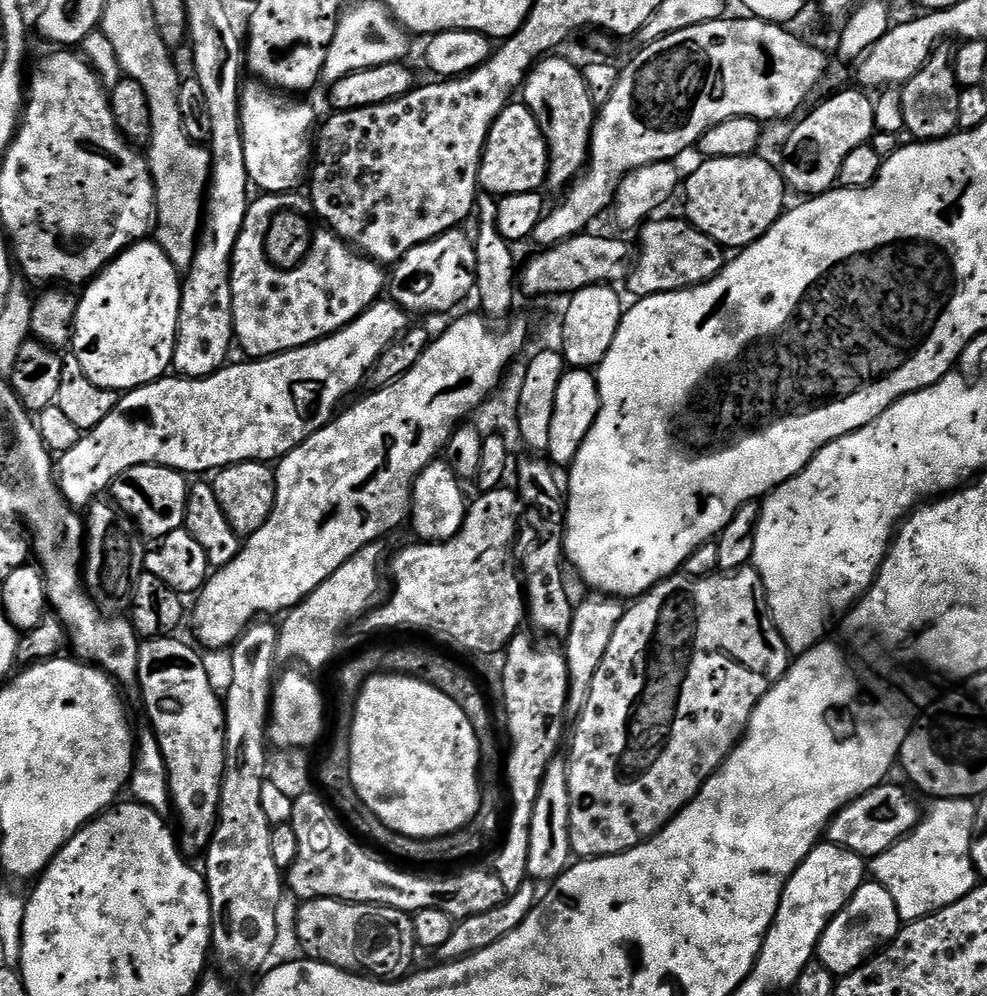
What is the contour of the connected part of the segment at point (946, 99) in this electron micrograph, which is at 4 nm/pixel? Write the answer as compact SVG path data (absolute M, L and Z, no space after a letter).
M942 42L932 52L932 57L924 64L922 70L918 70L918 74L914 74L914 78L910 78L902 85L900 97L902 98L902 114L904 115L904 126L907 135L916 136L917 141L922 140L941 140L943 136L950 136L953 132L960 128L958 122L958 94L961 86L954 78L954 55L953 45L948 42Z

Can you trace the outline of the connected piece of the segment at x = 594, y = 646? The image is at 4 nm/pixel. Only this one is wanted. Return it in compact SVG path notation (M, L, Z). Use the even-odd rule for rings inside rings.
M592 594L589 600L584 600L575 605L572 613L572 626L568 631L564 648L567 658L568 677L568 713L578 716L589 698L590 686L593 685L594 676L602 658L606 658L606 650L610 647L610 638L614 638L614 630L618 630L618 622L622 622L624 609L623 599L603 594Z

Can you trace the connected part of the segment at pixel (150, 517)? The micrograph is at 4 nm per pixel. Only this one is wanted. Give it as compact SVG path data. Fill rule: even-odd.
M143 464L126 470L126 474L118 474L118 478L112 483L110 496L116 507L134 521L141 536L149 541L159 542L166 534L185 527L189 491L190 480L185 473L157 464Z

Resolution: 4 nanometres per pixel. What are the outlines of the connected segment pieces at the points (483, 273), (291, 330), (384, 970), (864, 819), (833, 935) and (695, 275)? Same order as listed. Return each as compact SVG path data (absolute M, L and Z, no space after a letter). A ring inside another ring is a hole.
M480 194L476 197L474 209L475 219L480 219L480 225L474 231L474 243L476 246L476 290L475 295L480 296L479 311L489 321L507 321L513 315L512 307L516 304L516 292L518 296L518 264L516 268L516 256L512 253L513 245L502 234L498 234L496 219L498 218L497 197Z
M273 192L260 194L249 203L246 222L242 222L242 234L238 234L238 242L232 255L232 313L234 322L232 330L237 345L244 347L244 356L261 360L274 354L282 354L286 350L301 348L312 344L315 340L326 338L338 330L342 330L354 318L361 316L370 305L381 299L386 292L386 272L375 260L357 252L330 231L316 240L311 259L304 259L294 269L279 269L272 272L268 264L264 264L264 256L260 256L260 236L264 236L264 224L268 224L268 216L272 216L276 208L283 203L293 203L296 192Z
M305 900L296 912L296 936L304 947L303 955L347 972L373 978L401 979L413 971L418 945L412 916L381 904L351 904L345 900Z
M882 783L874 790L854 798L854 802L850 802L842 810L838 810L835 818L828 823L827 843L839 848L848 848L854 854L865 858L874 858L890 850L890 846L912 833L922 819L922 808L916 805L915 798L911 796L913 793L907 787L899 788L892 783Z
M866 882L850 898L850 902L826 926L816 947L815 959L837 978L849 976L864 965L877 950L883 949L900 933L902 921L890 890L875 882Z
M652 218L647 221L639 229L638 235L640 235L640 244L638 243L638 259L634 265L634 271L628 275L626 281L626 288L629 288L633 292L633 297L643 298L646 296L653 296L654 294L666 294L667 292L677 292L683 288L693 288L696 284L705 284L707 280L713 280L713 278L723 270L726 263L725 249L721 248L718 242L714 242L714 238L710 238L706 234L702 234L702 230L698 230L694 225L688 223L687 219L680 218L680 220L656 220L660 218Z

